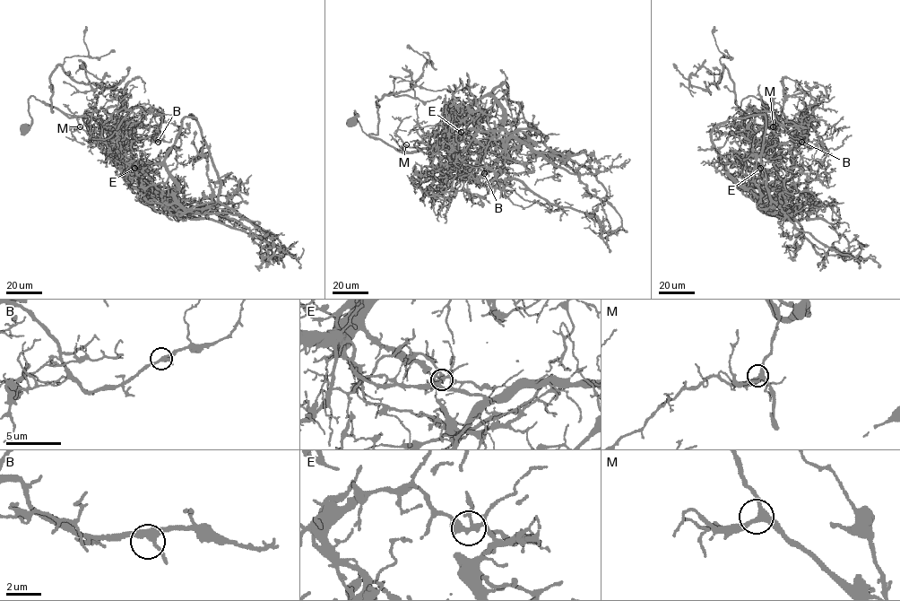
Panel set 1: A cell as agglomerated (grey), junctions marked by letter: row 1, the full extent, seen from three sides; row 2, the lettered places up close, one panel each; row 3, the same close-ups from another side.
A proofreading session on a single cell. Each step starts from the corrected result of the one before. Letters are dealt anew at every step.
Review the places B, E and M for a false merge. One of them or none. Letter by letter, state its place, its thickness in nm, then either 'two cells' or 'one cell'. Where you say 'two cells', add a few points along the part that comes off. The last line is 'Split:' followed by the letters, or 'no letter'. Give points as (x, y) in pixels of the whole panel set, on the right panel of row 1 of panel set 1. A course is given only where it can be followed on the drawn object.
B: (801, 142) | 320 nm | one cell
E: (760, 168) | 320 nm | two cells | (760, 168), (792, 165), (795, 133), (763, 101), (743, 111), (723, 65), (703, 90), (673, 63)
M: (773, 126) | 280 nm | one cell
Split: E

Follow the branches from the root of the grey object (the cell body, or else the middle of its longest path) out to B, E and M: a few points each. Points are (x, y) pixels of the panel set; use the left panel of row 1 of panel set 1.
B: (26, 128), (33, 96), (68, 114), (99, 119), (103, 131), (131, 125), (136, 135), (158, 142)
E: (26, 128), (31, 124), (31, 96), (68, 114), (99, 119), (113, 139), (129, 143), (122, 162), (134, 168)
M: (26, 128), (31, 124), (28, 99), (33, 96), (68, 114), (99, 119), (115, 146), (105, 150), (80, 126)

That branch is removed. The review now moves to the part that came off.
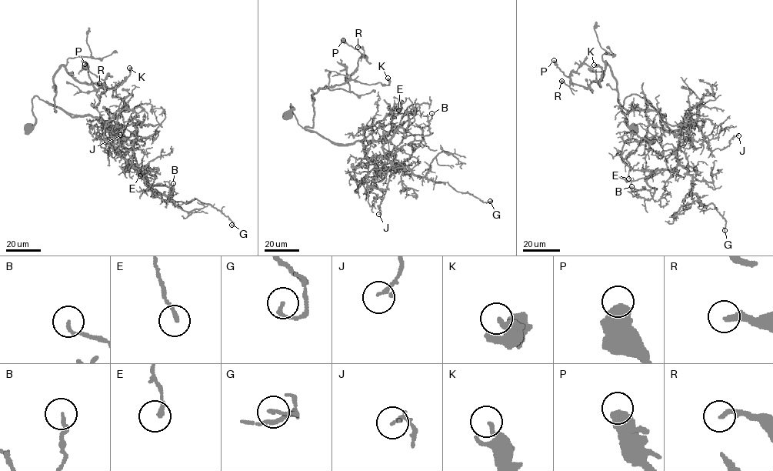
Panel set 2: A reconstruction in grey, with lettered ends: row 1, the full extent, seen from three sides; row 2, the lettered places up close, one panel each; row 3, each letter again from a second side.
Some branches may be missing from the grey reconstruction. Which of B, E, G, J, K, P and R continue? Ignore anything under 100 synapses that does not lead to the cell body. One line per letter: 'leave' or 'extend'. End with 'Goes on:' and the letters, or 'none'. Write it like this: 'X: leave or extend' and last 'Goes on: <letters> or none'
B: leave
E: leave
G: leave
J: leave
K: leave
P: leave
R: leave
Goes on: none

